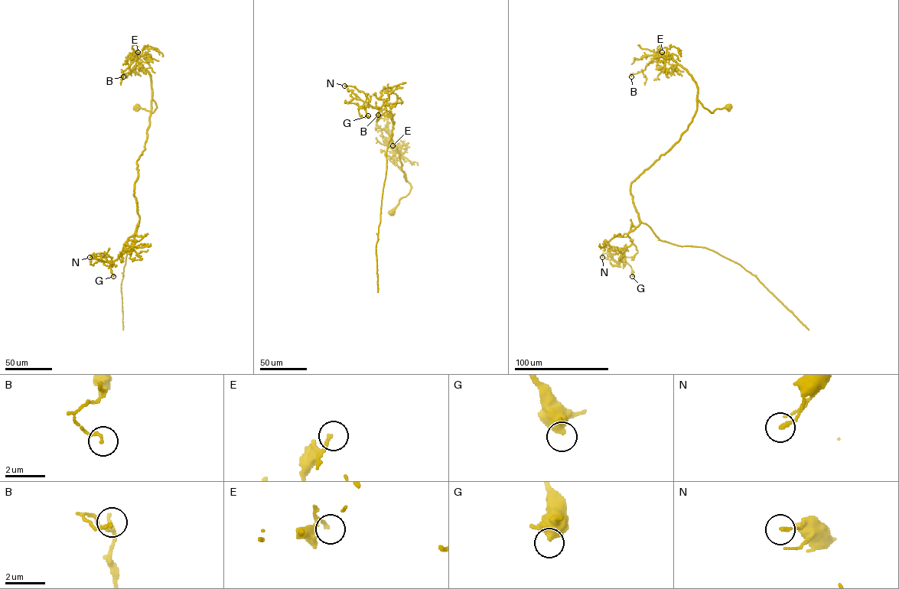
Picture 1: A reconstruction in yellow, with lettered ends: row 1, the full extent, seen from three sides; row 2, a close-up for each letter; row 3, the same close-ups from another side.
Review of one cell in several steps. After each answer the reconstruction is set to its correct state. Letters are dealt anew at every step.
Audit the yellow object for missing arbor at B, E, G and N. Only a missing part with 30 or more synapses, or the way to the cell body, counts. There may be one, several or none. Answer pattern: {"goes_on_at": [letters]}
{"goes_on_at": []}

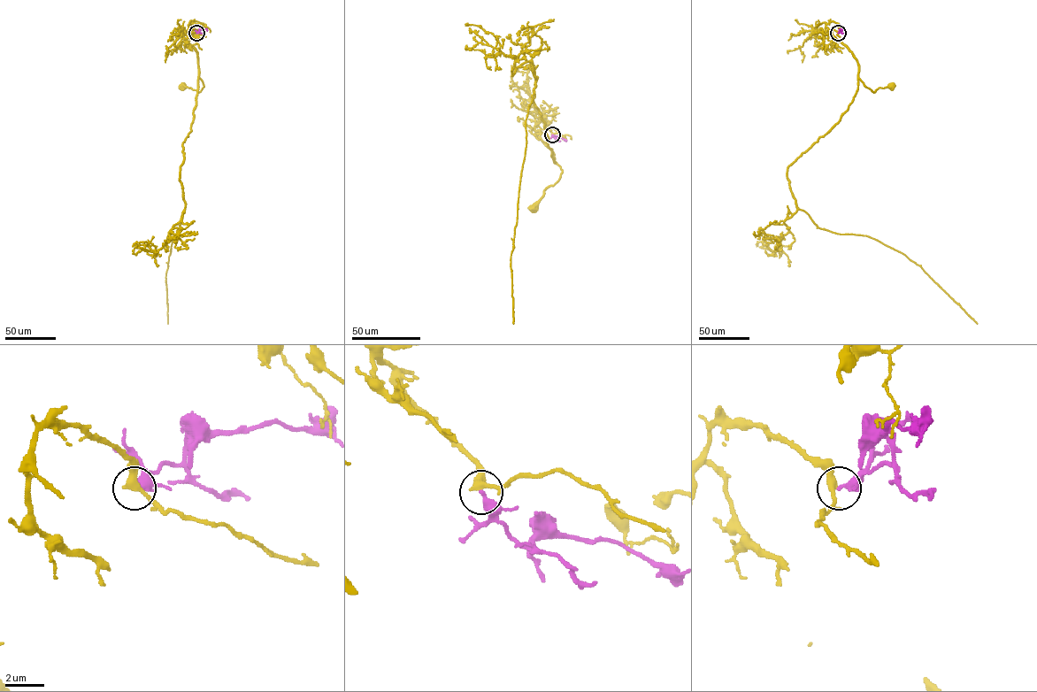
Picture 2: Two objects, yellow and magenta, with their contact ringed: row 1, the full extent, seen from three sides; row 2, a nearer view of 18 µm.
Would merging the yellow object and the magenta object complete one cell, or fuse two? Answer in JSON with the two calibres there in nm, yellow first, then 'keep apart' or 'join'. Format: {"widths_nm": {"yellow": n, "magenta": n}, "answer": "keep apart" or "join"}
{"widths_nm": {"yellow": 340, "magenta": 340}, "answer": "keep apart"}

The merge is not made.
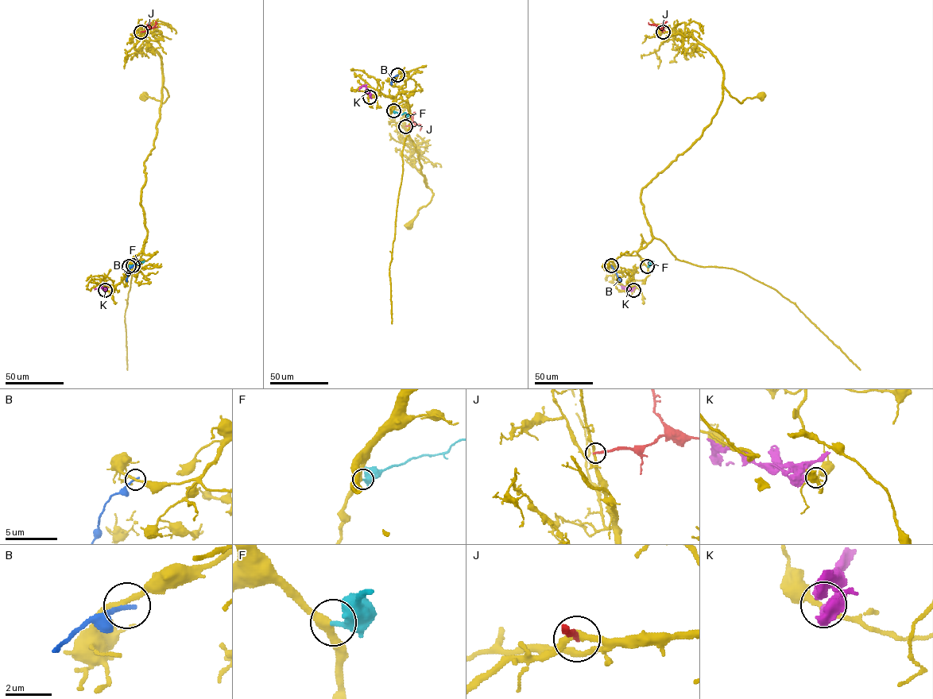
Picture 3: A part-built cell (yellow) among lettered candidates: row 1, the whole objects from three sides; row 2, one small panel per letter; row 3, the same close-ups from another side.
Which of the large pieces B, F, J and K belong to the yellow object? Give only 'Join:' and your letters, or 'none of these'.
Join: F

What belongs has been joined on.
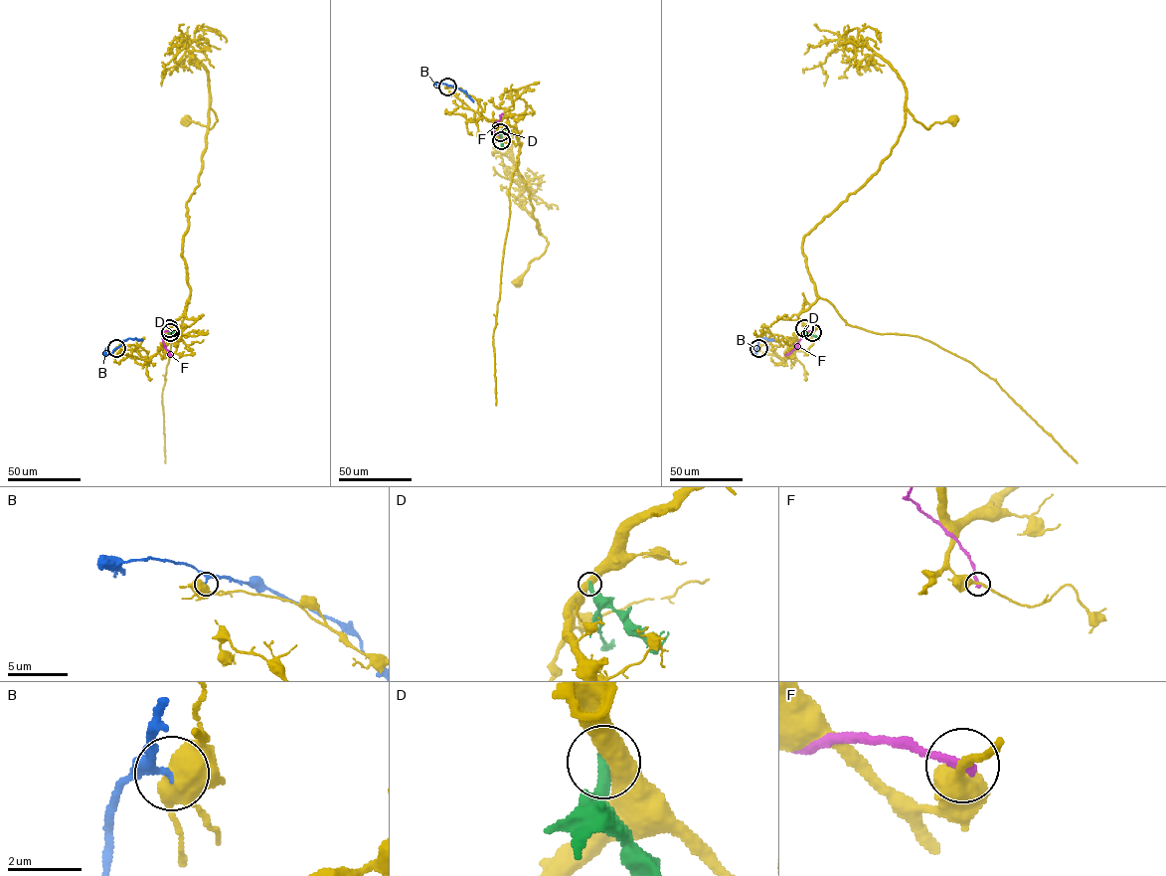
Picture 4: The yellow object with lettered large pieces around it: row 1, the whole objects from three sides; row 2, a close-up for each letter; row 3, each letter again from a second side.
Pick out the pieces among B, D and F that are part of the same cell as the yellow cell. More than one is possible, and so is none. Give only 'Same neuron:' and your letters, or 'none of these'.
Same neuron: none of these

